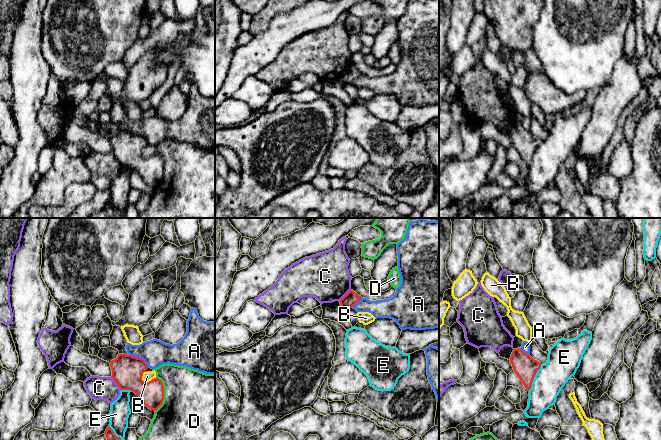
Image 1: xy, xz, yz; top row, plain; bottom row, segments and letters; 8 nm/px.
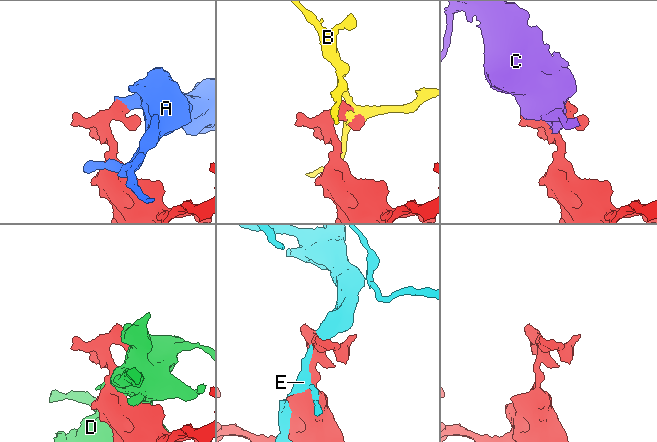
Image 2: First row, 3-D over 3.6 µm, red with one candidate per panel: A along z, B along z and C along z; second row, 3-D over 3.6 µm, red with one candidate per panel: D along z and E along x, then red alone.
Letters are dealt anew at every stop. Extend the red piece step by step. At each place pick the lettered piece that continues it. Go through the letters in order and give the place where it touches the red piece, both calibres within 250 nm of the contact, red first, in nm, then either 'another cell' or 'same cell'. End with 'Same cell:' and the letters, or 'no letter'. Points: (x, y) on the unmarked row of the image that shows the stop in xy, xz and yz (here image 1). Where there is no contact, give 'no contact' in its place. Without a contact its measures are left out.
A: xy (140, 134) | 260/220 nm | another cell
B: xy (149, 157) | 260/80 nm | another cell
C: xy (116, 159) | 260/190 nm | another cell
D: xy (163, 170) | 200/480 nm | another cell
E: yz (533, 154) | 190/240 nm | another cell
Same cell: no letter

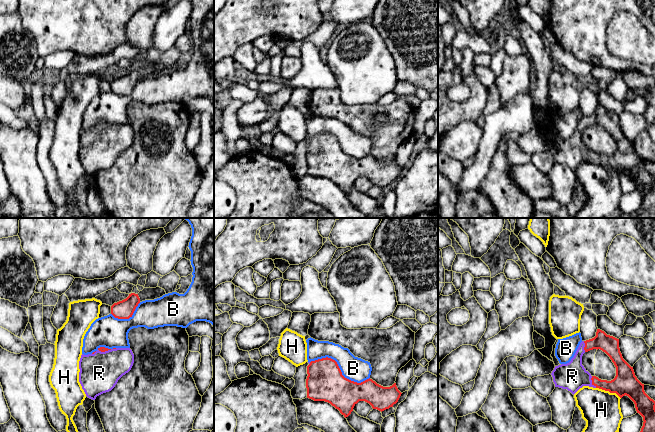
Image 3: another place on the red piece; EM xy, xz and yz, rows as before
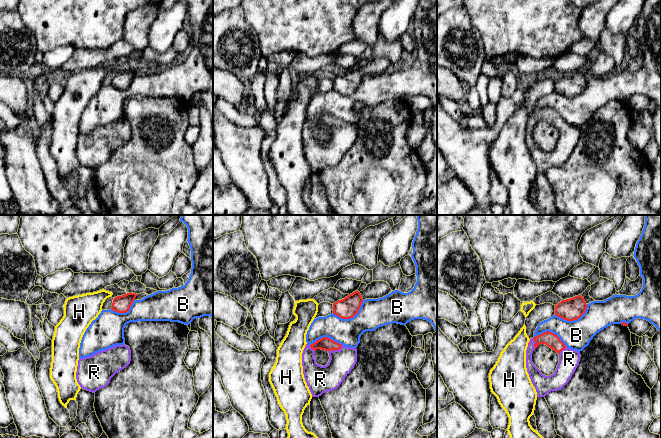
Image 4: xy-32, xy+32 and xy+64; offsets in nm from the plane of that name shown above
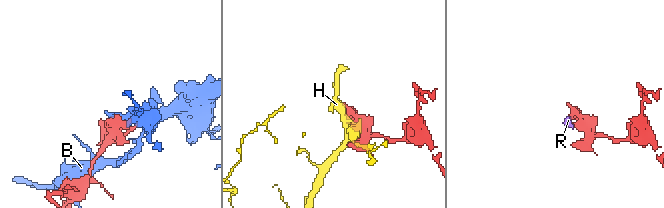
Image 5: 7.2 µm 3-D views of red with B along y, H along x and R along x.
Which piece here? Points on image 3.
B: xz (339, 145) | 300/190 nm | another cell
H: yz (608, 166) | 190/300 nm | another cell
R: yz (592, 158) | 180/220 nm | same cell
Same cell: R

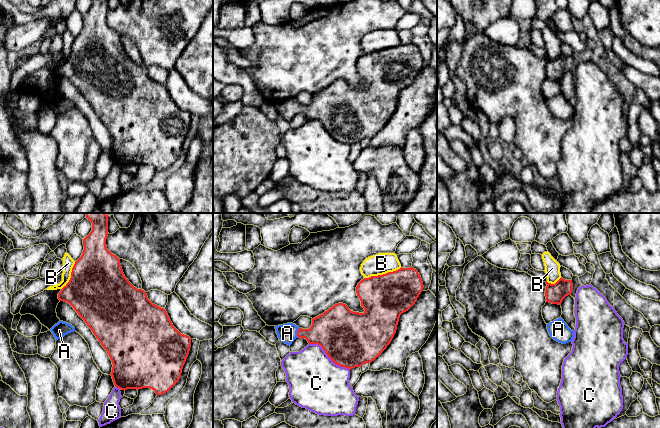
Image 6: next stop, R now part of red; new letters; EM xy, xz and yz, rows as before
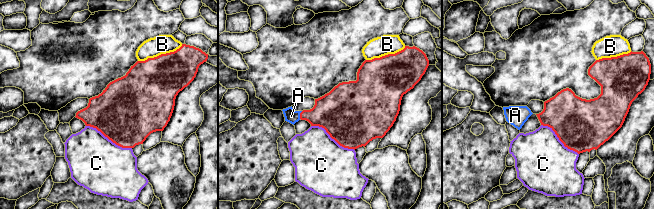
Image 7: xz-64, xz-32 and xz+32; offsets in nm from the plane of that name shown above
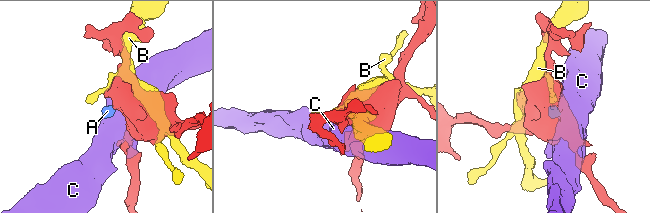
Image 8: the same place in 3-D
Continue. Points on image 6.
A: xz (297, 109) | 280/160 nm | same cell
B: xz (383, 50) | 380/170 nm | another cell
C: xz (328, 132) | 440/440 nm | another cell
Same cell: A

